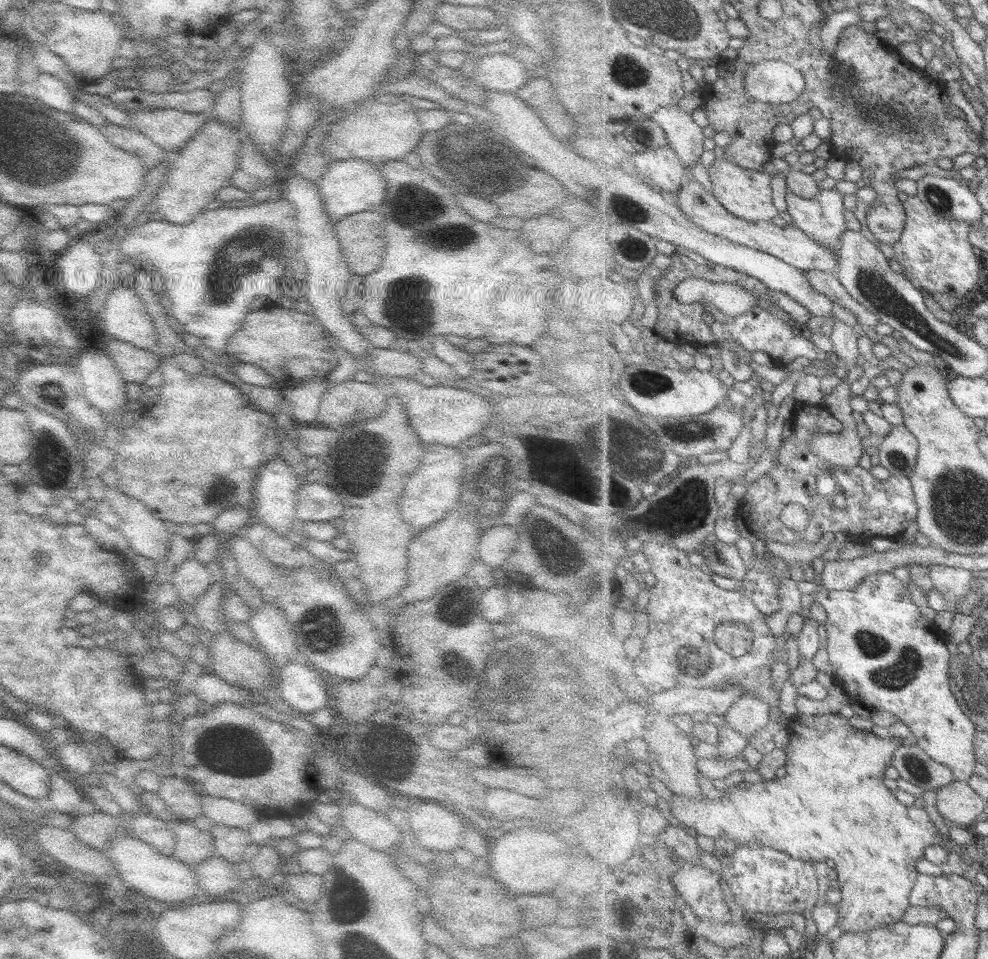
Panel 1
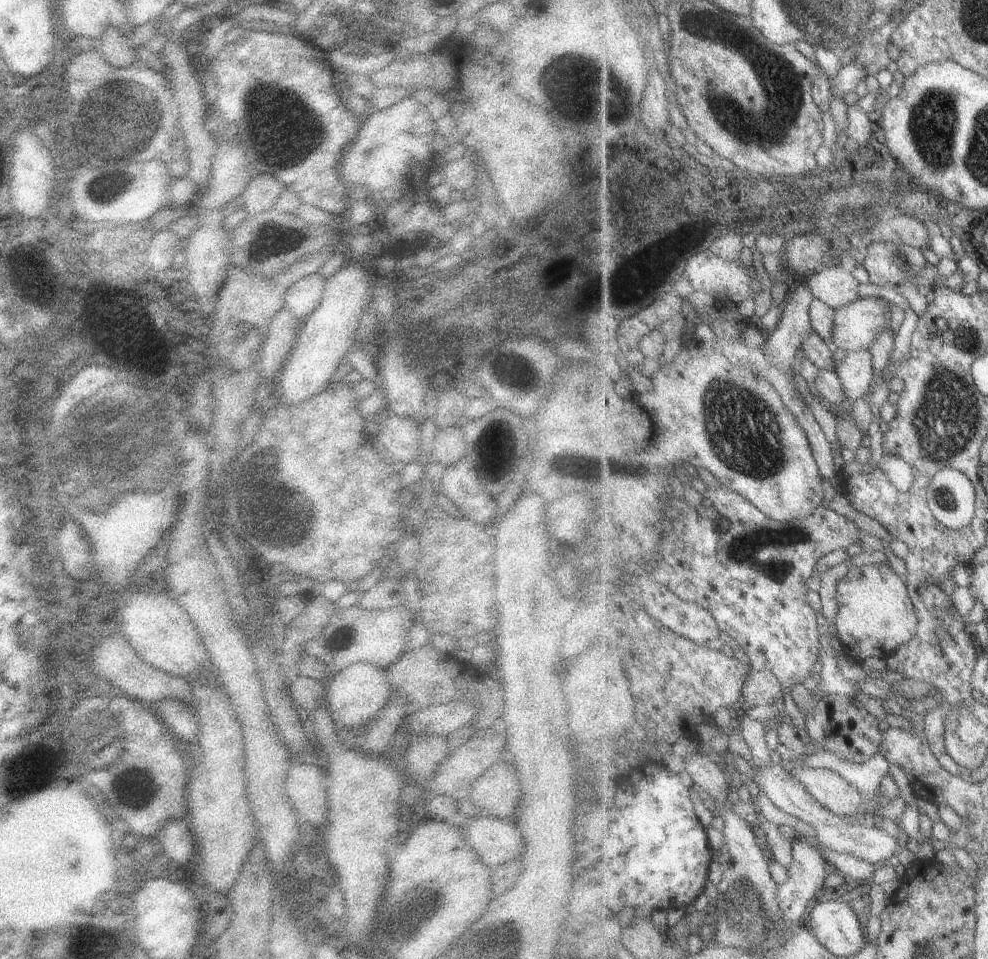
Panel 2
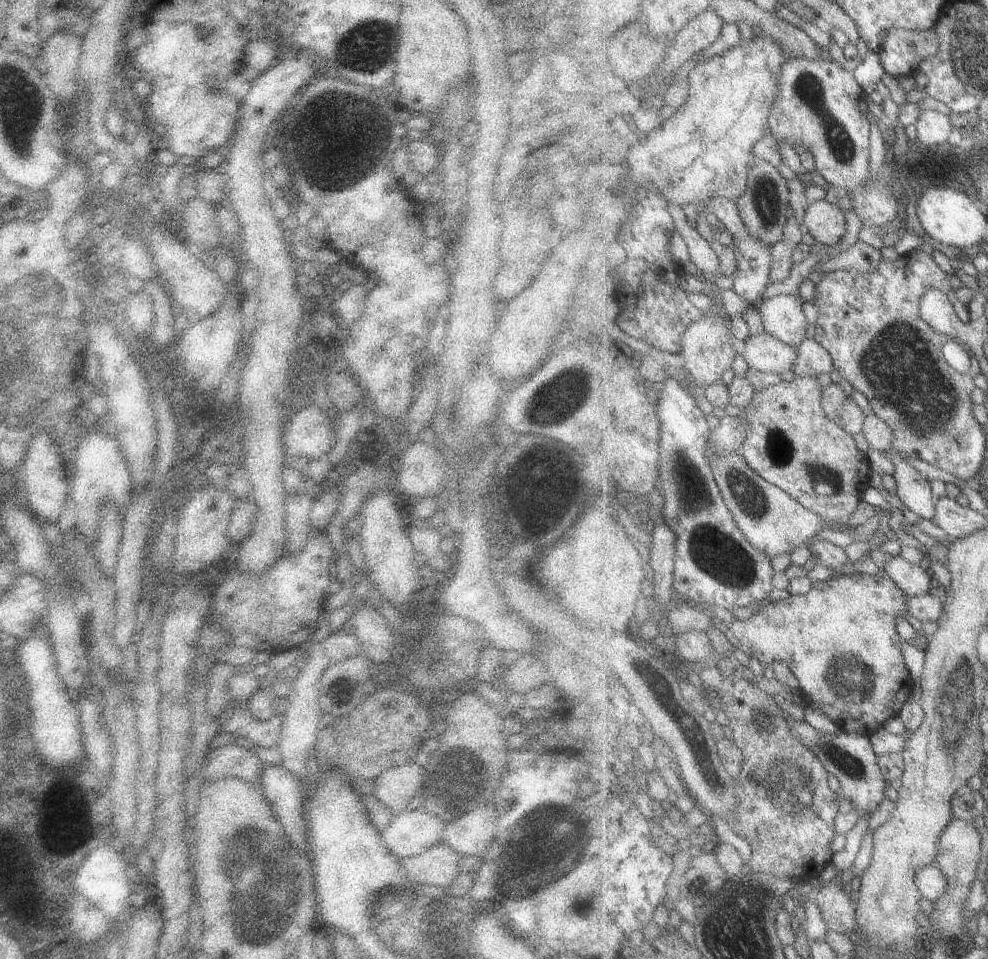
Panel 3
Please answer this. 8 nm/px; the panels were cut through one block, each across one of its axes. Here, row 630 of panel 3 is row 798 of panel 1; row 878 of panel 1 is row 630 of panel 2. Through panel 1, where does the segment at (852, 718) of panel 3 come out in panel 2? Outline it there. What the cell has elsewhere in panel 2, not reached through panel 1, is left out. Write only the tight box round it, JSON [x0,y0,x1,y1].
[835,563,918,662]

